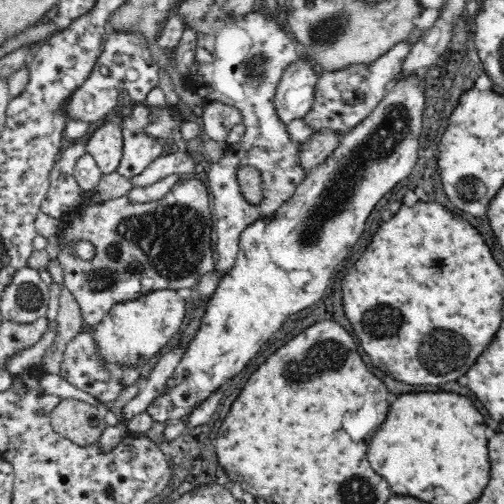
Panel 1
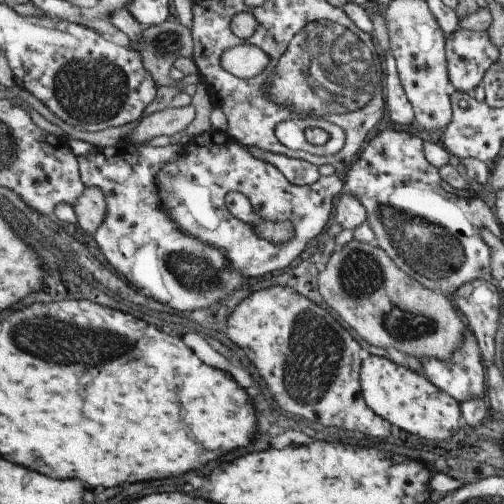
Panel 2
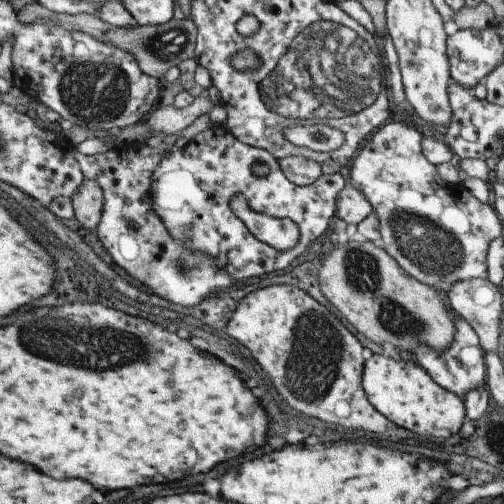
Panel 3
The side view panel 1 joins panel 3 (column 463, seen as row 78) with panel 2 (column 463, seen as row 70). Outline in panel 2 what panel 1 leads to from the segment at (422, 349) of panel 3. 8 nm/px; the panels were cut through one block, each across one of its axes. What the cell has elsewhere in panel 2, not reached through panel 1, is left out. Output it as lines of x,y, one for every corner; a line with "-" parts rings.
469,328
463,330
463,342
459,344
459,350
455,350
455,354
451,354
451,358
447,358
445,362
439,362
435,358
423,358
421,364
423,364
425,378
437,390
441,390
451,400
455,400
457,404
461,404
465,400
473,400
473,398
485,398
485,368
481,366
479,348
477,348
477,342

